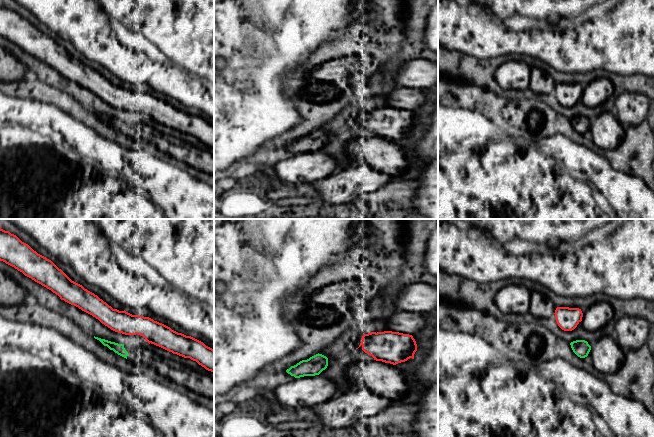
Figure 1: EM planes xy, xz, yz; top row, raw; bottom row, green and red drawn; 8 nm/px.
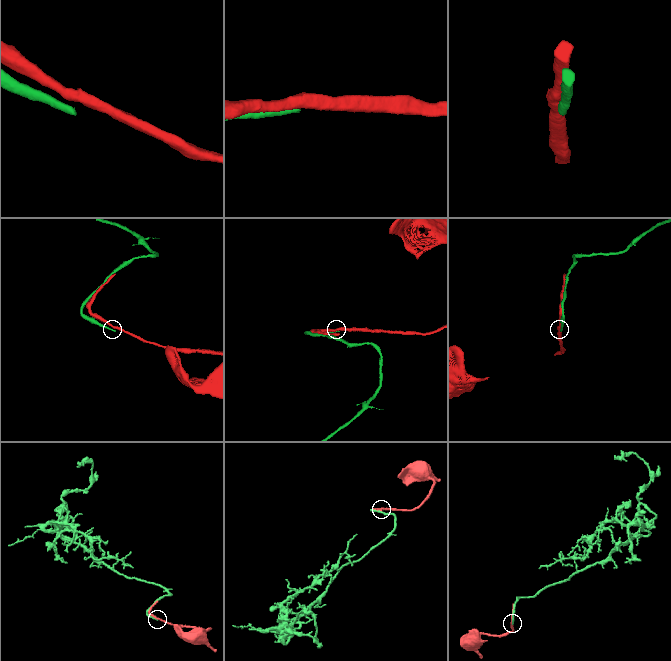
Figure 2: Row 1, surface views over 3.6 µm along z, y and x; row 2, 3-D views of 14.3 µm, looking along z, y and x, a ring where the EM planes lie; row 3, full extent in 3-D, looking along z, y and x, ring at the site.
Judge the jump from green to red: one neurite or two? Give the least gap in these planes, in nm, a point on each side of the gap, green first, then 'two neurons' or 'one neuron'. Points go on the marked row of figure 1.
80 nm | xy (123, 344), (125, 334) | two neurons

